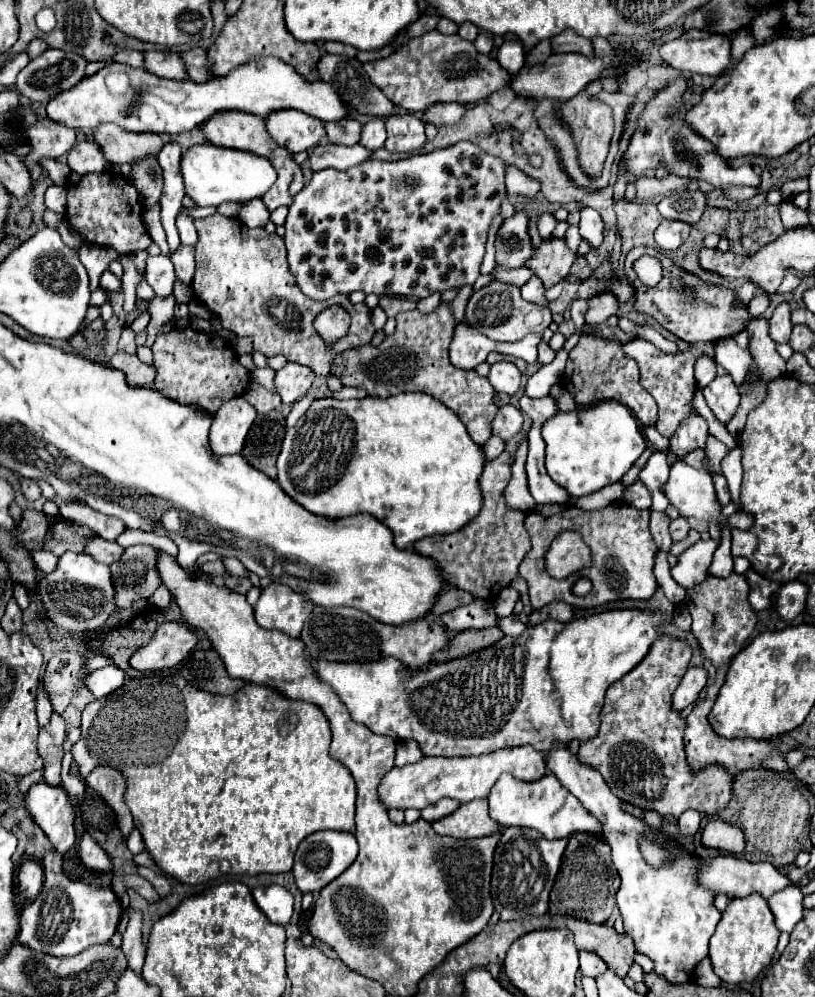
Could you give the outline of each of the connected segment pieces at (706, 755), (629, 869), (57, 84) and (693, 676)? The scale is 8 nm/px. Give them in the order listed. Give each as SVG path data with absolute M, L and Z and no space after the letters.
M699 701L697 707L689 713L687 717L687 729L685 729L685 751L687 751L687 761L691 763L691 767L695 767L695 771L699 767L705 767L707 763L719 763L725 765L729 771L743 771L743 769L751 769L751 767L765 767L771 771L787 771L785 763L783 763L783 753L771 749L765 741L753 741L753 739L727 739L721 737L713 731L713 727L709 725L707 715L711 713L713 701Z
M553 741L547 751L547 767L605 827L613 865L621 877L621 887L615 899L625 923L625 933L633 939L635 949L647 955L655 963L655 973L663 975L667 981L689 981L697 963L707 957L709 939L721 919L721 913L713 905L711 891L695 883L695 863L689 857L683 857L663 871L653 871L639 853L637 835L651 835L657 831L633 815L623 813L621 801L611 793L599 771L581 763L577 755L569 751L567 743Z
M47 49L19 71L19 93L31 101L53 99L57 93L75 87L85 77L85 67L87 61L81 55Z
M689 667L687 673L683 675L679 687L673 693L673 707L675 709L685 709L691 703L695 703L699 699L699 693L703 691L703 687L707 685L707 669L705 667Z

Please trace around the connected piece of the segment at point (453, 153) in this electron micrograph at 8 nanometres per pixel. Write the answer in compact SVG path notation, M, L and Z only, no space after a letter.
M459 141L447 149L439 149L427 155L411 155L403 161L377 161L369 159L361 165L351 167L349 171L339 169L323 169L315 171L311 181L299 191L293 205L289 207L289 215L285 221L285 247L287 247L287 261L289 269L299 285L299 289L311 297L311 299L331 299L339 293L375 293L375 295L393 295L393 297L409 297L409 299L421 299L435 291L445 291L451 287L463 287L473 285L477 277L481 275L481 261L485 255L485 243L487 243L487 229L493 219L493 215L499 211L501 197L505 195L505 165L501 159L487 155L483 149L479 149L471 141Z

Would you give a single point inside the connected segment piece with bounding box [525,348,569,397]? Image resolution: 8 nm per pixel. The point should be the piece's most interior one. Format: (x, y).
(540, 383)

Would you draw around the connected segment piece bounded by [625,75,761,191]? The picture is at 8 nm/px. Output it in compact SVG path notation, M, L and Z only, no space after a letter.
M677 77L669 81L661 91L657 91L649 101L647 107L643 109L641 117L637 119L637 129L631 135L629 149L625 153L627 157L627 171L643 177L647 173L653 173L657 167L665 167L669 173L685 177L685 179L701 179L711 183L715 189L725 191L731 185L749 185L749 187L759 187L761 177L757 177L751 169L749 161L743 161L737 167L731 167L727 159L717 155L715 147L697 135L693 127L685 121L687 109L683 105L683 95L687 91L687 77Z

